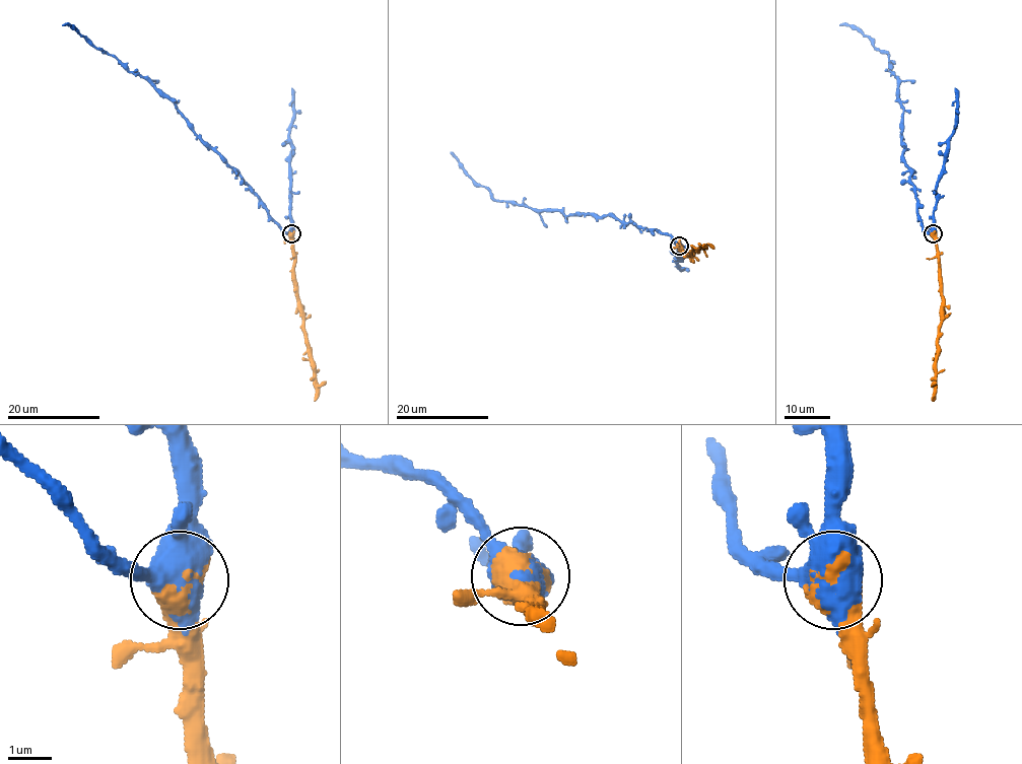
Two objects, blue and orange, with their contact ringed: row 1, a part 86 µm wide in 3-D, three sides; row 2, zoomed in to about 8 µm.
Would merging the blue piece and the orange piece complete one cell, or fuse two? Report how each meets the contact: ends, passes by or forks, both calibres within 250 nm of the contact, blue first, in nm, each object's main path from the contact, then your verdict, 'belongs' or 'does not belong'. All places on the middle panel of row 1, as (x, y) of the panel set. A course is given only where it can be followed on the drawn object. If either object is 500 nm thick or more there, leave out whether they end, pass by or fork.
600/800 nm | blue via (679, 246), (671, 235), (620, 222), (610, 215), (564, 215), (560, 211), (536, 211), (495, 200), (451, 152) | orange via (679, 246), (686, 255), (704, 247), (702, 246) | belongs

